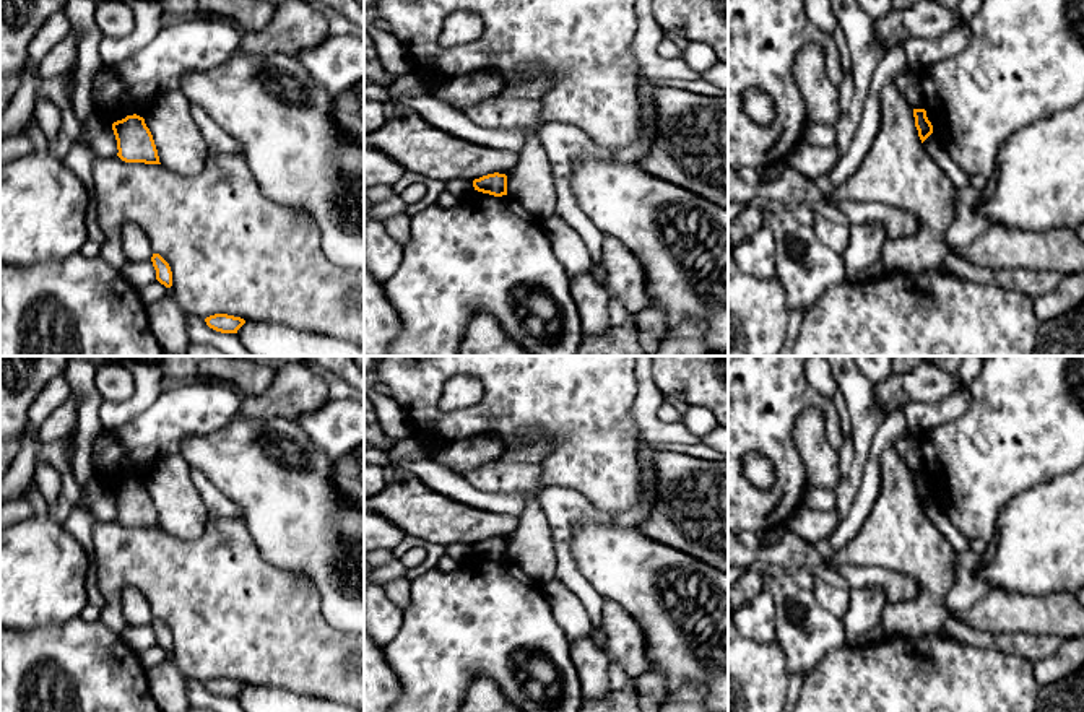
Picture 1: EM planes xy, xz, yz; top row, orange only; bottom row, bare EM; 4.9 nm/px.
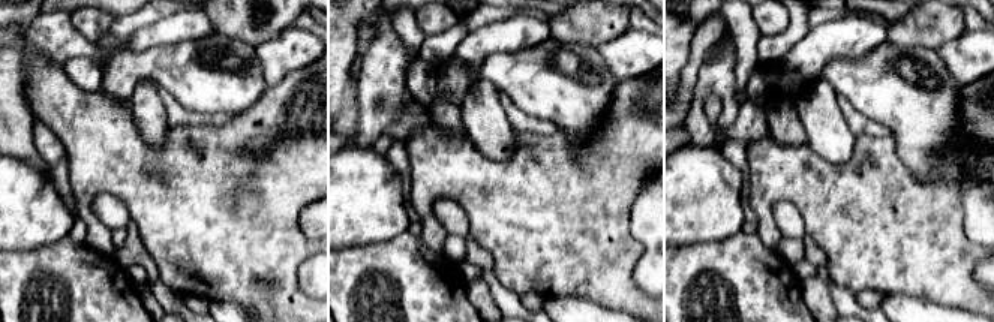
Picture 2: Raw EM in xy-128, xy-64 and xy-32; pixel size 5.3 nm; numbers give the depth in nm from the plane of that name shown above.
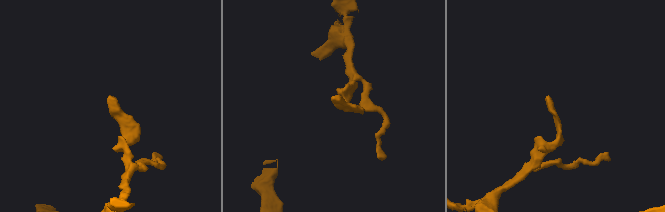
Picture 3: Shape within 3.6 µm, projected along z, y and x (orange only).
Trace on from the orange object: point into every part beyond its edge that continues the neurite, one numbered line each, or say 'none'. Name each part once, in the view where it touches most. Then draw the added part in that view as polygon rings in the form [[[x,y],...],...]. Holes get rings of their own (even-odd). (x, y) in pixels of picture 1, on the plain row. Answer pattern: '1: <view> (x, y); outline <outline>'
none

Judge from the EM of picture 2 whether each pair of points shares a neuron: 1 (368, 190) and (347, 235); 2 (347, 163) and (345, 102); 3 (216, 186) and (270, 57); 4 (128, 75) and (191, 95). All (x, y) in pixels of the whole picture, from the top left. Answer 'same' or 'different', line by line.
1: same
2: different
3: different
4: same

